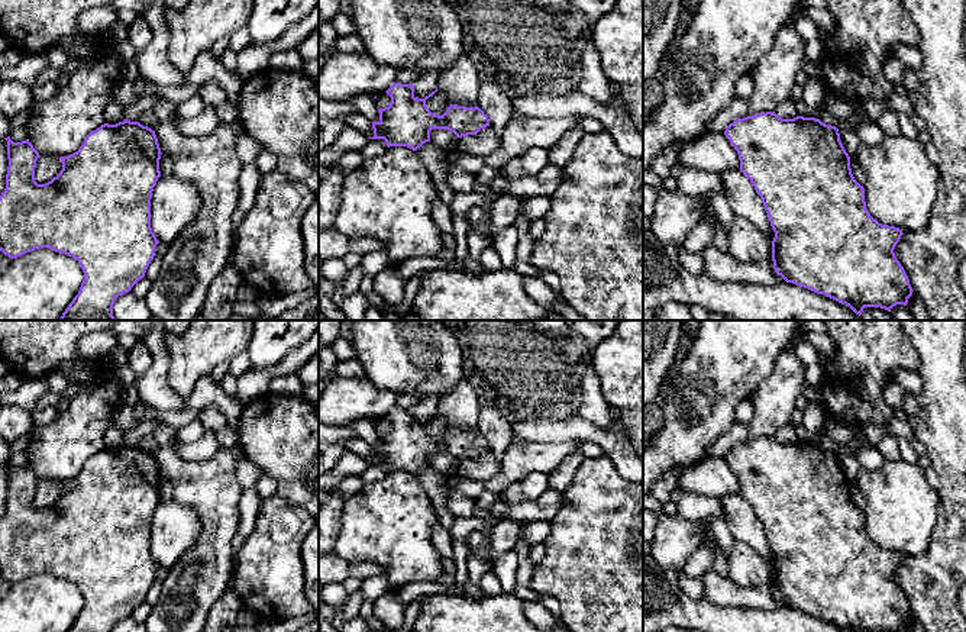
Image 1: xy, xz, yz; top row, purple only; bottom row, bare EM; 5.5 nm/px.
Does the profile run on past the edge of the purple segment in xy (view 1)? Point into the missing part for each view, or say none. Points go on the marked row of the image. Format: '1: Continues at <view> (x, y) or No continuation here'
1: No continuation here

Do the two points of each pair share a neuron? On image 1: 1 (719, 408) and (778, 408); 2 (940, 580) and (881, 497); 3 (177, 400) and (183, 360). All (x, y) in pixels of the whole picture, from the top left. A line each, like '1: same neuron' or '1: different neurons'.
1: different neurons
2: different neurons
3: different neurons

